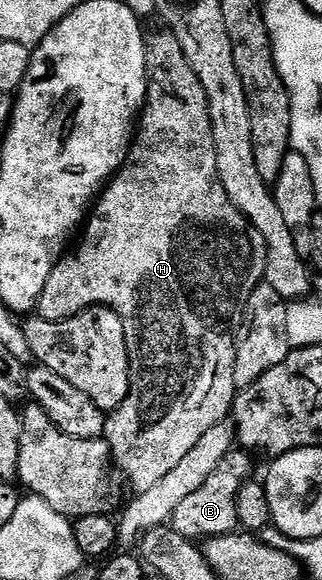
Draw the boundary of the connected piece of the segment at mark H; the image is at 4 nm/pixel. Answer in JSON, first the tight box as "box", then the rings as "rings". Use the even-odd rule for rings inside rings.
{"box":[37,28,268,492],"rings":[[[161,28],[162,30],[149,31],[146,34],[146,104],[142,108],[140,115],[140,125],[137,127],[134,140],[130,144],[130,152],[126,155],[126,162],[118,169],[117,174],[106,183],[104,189],[97,195],[96,201],[93,203],[92,209],[88,214],[88,221],[85,223],[84,231],[86,235],[82,238],[82,243],[78,246],[78,251],[75,254],[67,253],[65,256],[58,259],[58,263],[52,268],[52,276],[48,276],[48,284],[44,284],[44,292],[38,298],[37,309],[44,312],[44,317],[53,322],[59,322],[62,318],[68,318],[71,314],[79,314],[81,310],[87,310],[90,306],[112,306],[115,308],[123,308],[125,310],[126,320],[126,343],[130,349],[130,391],[128,396],[122,403],[118,405],[117,410],[113,411],[112,416],[107,417],[106,433],[104,435],[105,441],[110,444],[110,457],[113,465],[119,466],[124,473],[130,477],[130,482],[135,487],[135,491],[143,492],[148,488],[152,488],[152,484],[156,484],[160,480],[164,480],[164,476],[168,476],[168,472],[172,472],[172,468],[176,468],[176,464],[180,464],[180,460],[184,460],[184,456],[188,456],[188,452],[192,452],[196,448],[196,444],[200,444],[200,438],[204,436],[204,432],[208,432],[208,428],[213,426],[221,426],[231,417],[234,408],[234,396],[236,387],[234,385],[234,347],[236,345],[236,329],[234,325],[239,325],[240,319],[243,317],[246,309],[246,302],[252,296],[252,292],[259,286],[266,277],[266,257],[268,256],[268,248],[264,236],[259,230],[246,219],[237,208],[230,203],[230,198],[224,192],[221,182],[214,180],[218,177],[218,169],[216,168],[216,144],[212,136],[212,120],[208,112],[208,100],[204,92],[204,84],[200,84],[200,80],[196,76],[196,72],[192,68],[192,64],[188,64],[188,56],[184,56],[184,48],[180,48],[180,40],[176,40],[176,36],[168,28]]]}

